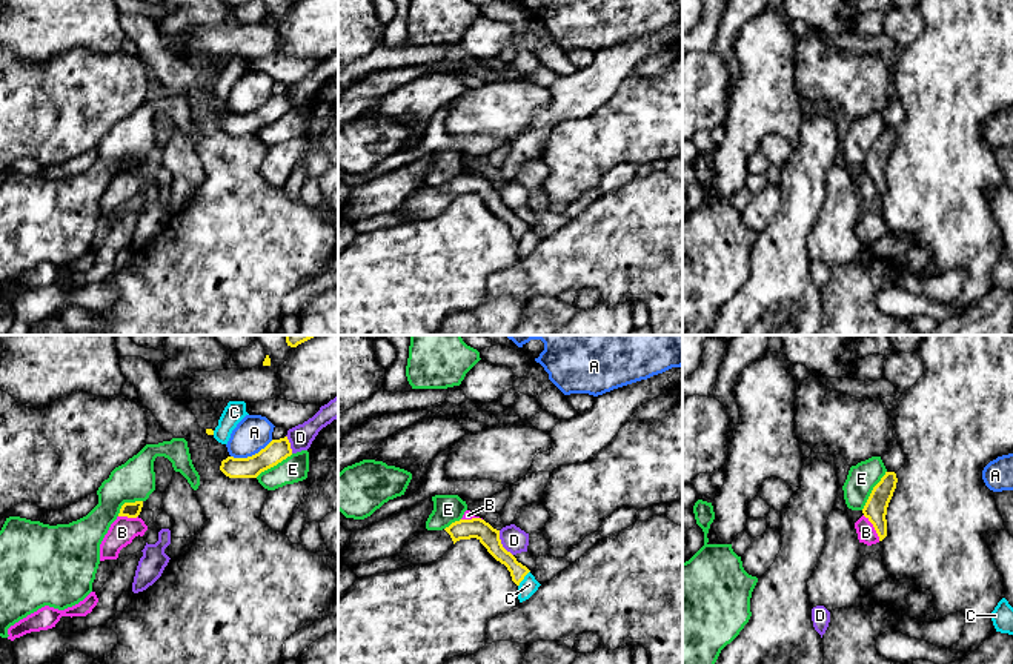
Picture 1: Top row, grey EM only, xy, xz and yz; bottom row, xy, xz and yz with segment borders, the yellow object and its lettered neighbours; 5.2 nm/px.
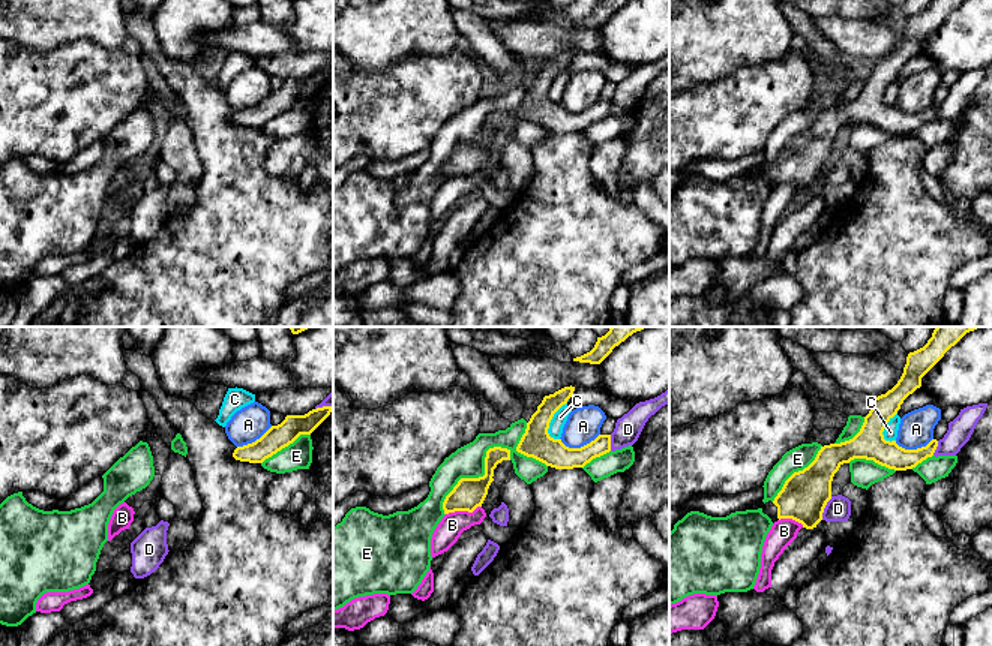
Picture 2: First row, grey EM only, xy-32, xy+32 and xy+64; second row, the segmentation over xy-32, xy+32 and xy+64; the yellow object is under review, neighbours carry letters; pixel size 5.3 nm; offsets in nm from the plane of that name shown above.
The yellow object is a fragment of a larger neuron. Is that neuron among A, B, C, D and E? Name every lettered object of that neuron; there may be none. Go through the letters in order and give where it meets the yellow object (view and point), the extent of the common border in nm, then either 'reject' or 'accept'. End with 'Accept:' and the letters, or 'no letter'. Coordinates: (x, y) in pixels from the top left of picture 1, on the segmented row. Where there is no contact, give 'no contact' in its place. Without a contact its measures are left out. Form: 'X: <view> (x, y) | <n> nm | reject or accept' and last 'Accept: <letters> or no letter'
A: xy (252, 455) | 240 nm | reject
B: yz (873, 526) | 160 nm | reject
C: xz (523, 578) | 110 nm | reject
D: xz (500, 543) | 150 nm | reject
E: yz (872, 491) | 240 nm | reject
Accept: no letter

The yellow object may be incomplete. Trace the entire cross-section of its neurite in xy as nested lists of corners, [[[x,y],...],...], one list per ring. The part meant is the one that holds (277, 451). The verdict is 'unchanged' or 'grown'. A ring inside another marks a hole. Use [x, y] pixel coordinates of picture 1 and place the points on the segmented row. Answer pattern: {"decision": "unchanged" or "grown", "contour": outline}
{"decision": "unchanged", "contour": [[[287,437],[272,440],[258,453],[247,458],[228,456],[221,461],[220,470],[229,478],[257,478],[261,472],[277,466],[292,455]]]}

